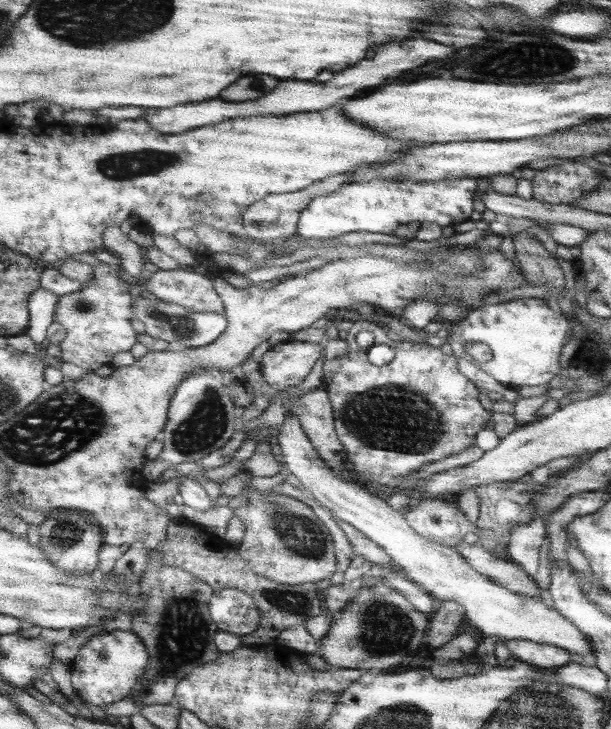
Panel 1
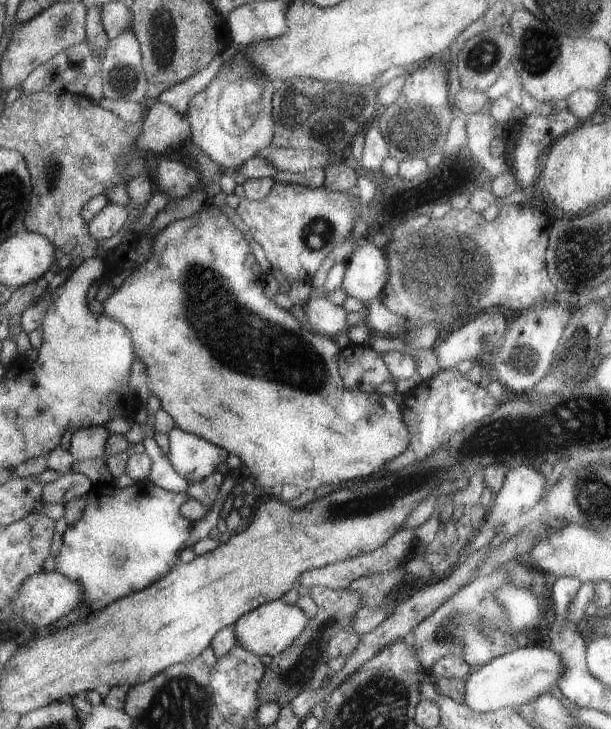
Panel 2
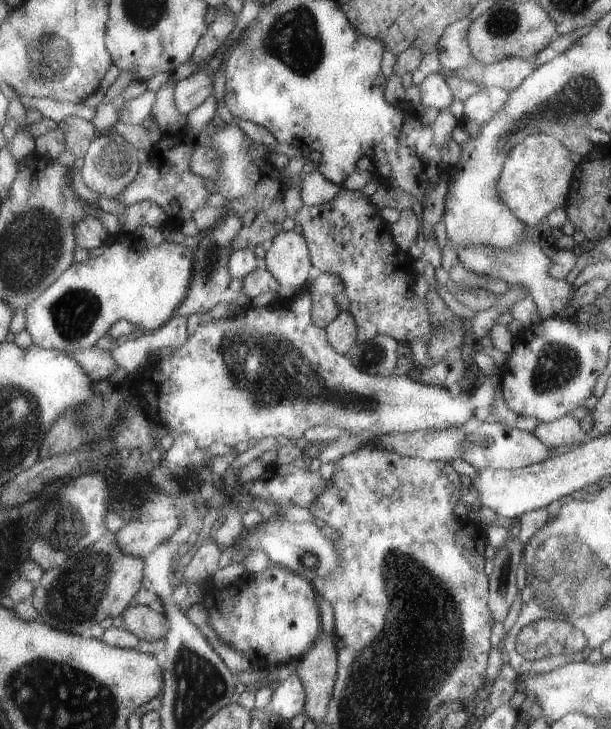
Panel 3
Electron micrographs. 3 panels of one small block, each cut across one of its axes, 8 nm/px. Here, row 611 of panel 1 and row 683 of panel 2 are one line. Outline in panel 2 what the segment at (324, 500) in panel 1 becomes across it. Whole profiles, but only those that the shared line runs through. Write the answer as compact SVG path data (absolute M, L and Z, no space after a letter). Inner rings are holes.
M544 640L505 653L483 666L472 669L463 678L464 705L475 712L489 712L505 707L528 703L539 694L549 693L557 686L561 674L561 662L555 652L549 650Z

